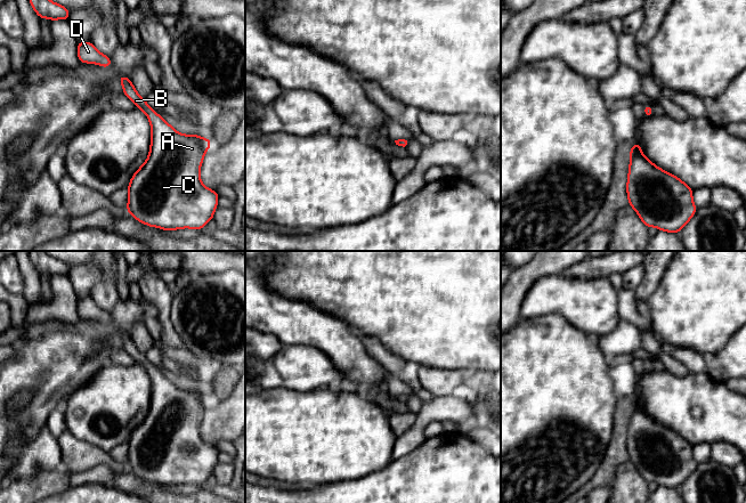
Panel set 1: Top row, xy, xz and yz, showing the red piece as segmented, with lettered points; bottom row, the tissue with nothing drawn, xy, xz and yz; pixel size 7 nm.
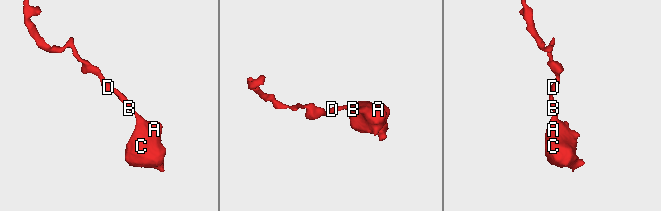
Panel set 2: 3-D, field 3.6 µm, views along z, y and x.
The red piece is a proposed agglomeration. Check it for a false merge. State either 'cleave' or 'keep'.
keep

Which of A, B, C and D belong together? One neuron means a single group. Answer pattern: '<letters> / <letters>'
A B C D

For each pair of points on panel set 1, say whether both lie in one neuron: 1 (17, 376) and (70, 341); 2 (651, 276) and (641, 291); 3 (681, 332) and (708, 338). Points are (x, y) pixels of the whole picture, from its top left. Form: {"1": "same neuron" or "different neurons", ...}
{"1": "same neuron", "2": "same neuron", "3": "same neuron"}

